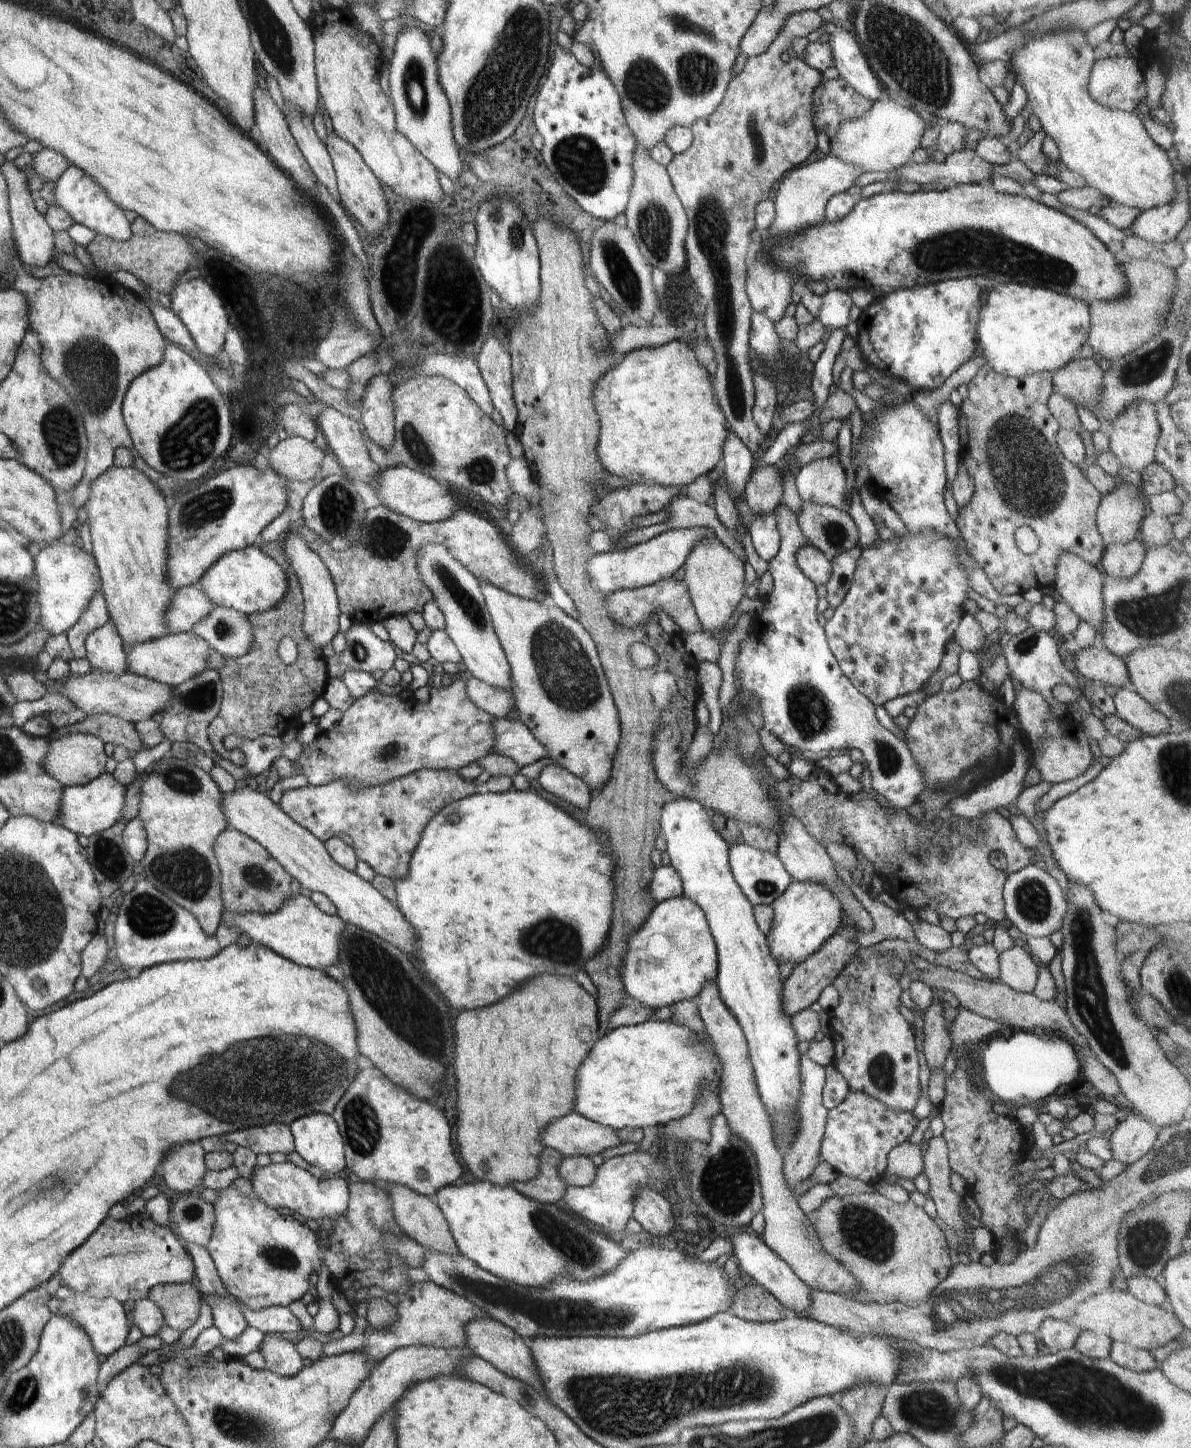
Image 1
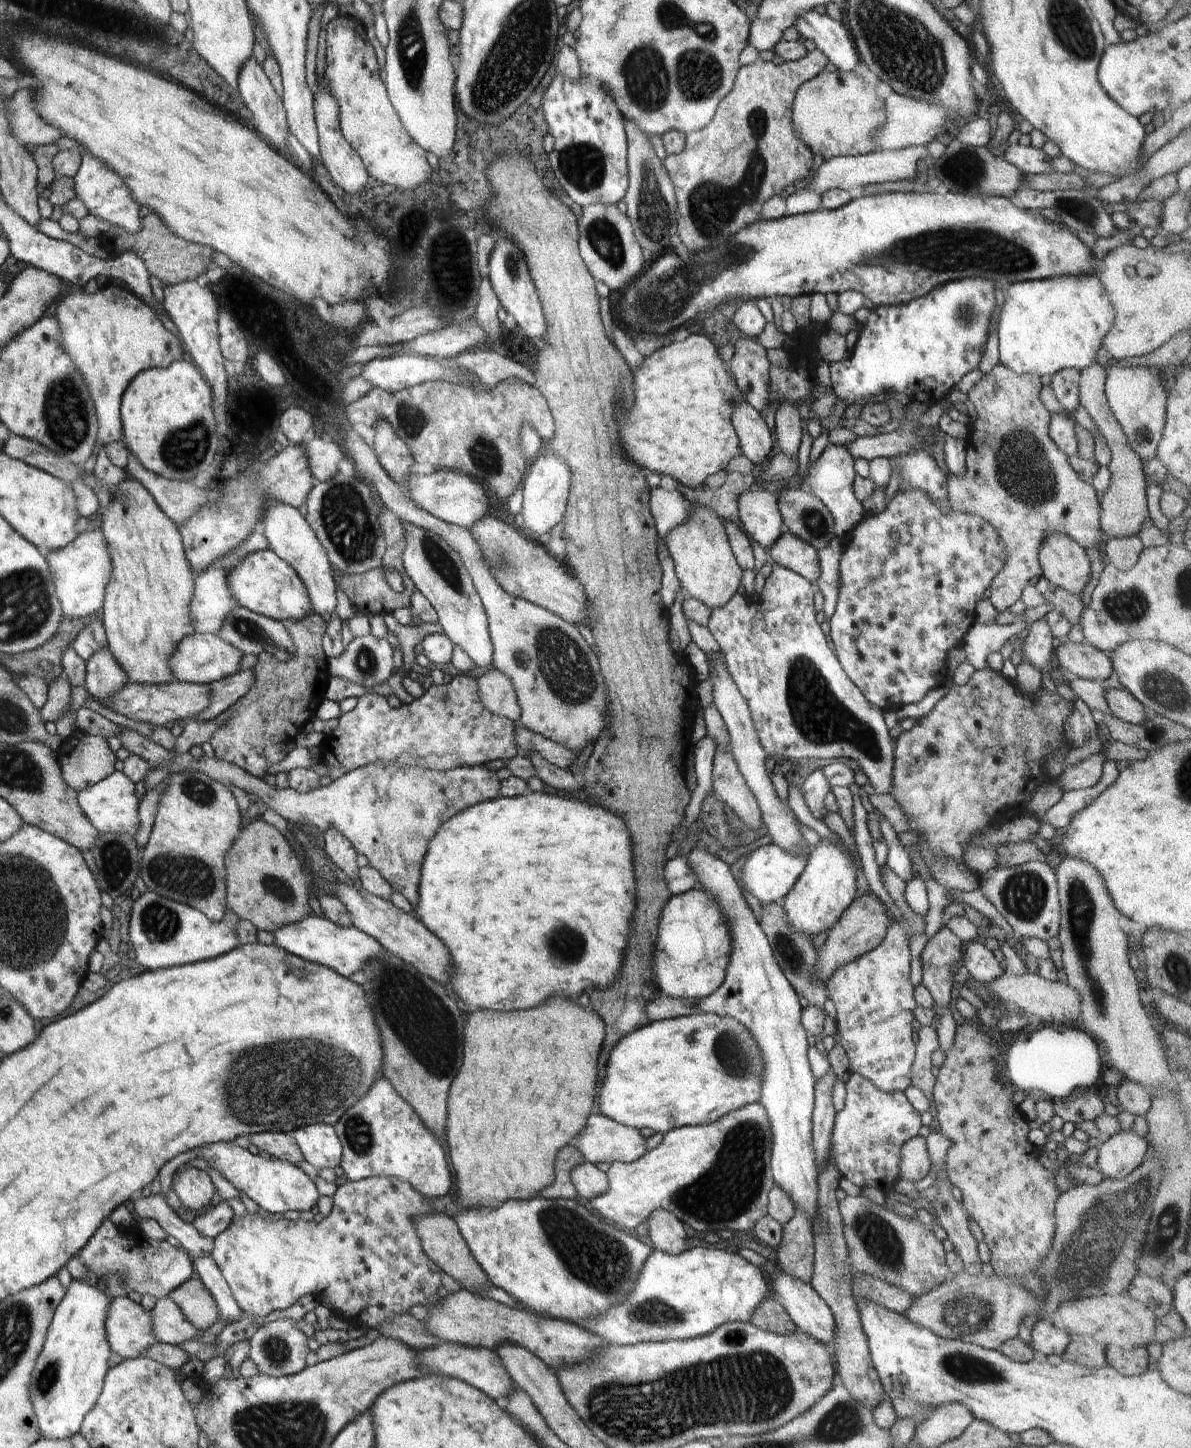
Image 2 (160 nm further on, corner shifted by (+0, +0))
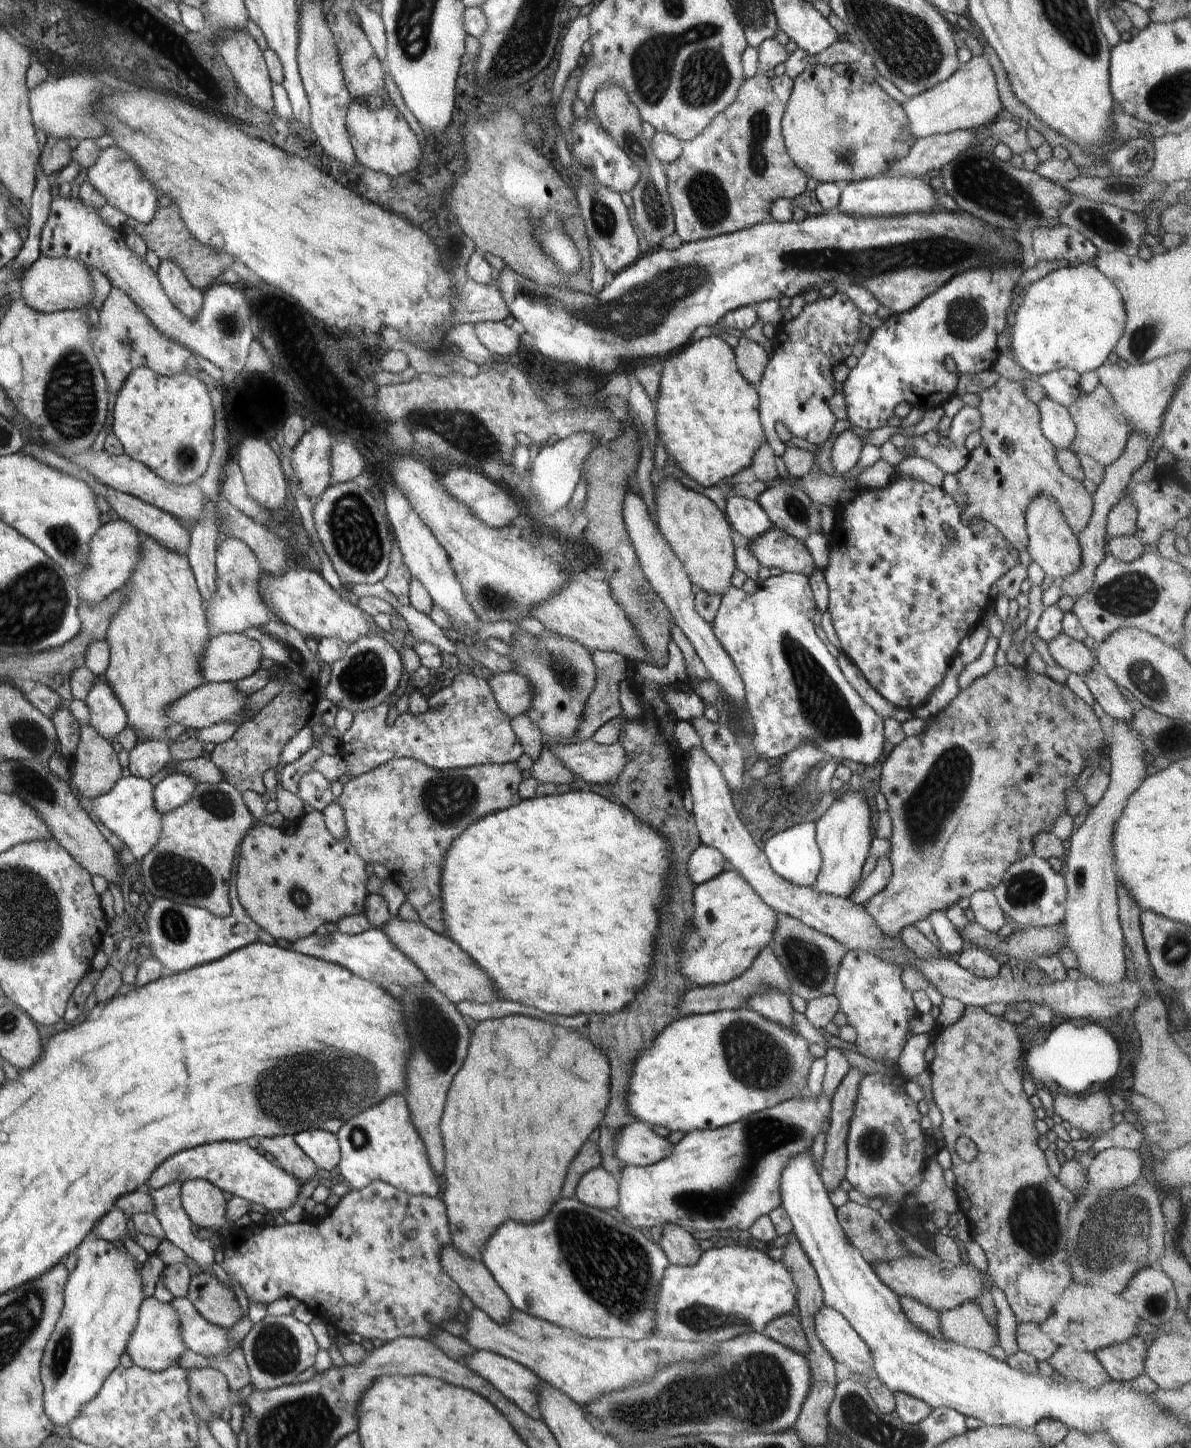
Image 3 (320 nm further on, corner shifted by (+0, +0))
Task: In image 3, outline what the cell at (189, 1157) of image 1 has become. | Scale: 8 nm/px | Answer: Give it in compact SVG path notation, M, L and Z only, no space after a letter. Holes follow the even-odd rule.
M192 1179L181 1184L182 1208L192 1223L206 1230L218 1230L222 1238L228 1238L236 1229L226 1217L227 1199L223 1190L204 1179Z

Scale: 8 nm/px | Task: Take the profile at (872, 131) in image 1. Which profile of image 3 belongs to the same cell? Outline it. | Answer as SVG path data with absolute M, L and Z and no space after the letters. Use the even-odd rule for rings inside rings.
M984 55L973 56L950 78L910 97L908 102L901 105L909 120L909 131L916 139L980 128L985 124L990 126L996 122L996 117L1003 109L995 74Z

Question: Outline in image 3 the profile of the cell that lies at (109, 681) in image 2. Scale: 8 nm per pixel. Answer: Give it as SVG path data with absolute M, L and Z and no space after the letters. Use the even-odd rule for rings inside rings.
M102 676L89 690L85 702L90 713L89 725L108 742L127 727L126 711Z

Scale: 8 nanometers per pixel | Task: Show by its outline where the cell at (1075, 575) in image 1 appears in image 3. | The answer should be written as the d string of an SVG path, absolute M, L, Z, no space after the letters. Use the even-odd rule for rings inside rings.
M1050 493L1037 494L1027 506L1025 523L1029 536L1029 553L1046 574L1047 582L1059 582L1068 573L1077 571L1082 562L1082 551L1076 534L1068 526L1060 506Z

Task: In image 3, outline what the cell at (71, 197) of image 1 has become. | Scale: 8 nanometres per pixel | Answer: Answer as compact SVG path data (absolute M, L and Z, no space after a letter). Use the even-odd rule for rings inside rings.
M112 145L100 153L97 161L89 168L88 178L90 184L96 187L100 194L108 200L108 204L116 206L126 216L133 218L142 224L148 224L158 210L158 199L160 192L151 185L144 173L135 165L135 162L123 153L118 147Z

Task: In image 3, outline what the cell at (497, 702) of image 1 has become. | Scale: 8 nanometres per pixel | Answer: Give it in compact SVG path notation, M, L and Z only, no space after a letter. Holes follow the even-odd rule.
M500 673L493 675L488 682L500 710L510 718L530 710L535 692L523 674Z

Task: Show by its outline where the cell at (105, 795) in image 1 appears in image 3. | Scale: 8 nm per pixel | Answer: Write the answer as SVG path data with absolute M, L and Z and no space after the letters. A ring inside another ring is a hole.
M130 775L120 778L108 794L91 799L97 819L119 836L138 860L144 858L161 837L162 814L154 804L154 787L148 779Z

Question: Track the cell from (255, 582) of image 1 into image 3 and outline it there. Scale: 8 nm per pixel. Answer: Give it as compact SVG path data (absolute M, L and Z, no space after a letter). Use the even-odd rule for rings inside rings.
M288 569L283 575L262 573L260 594L274 619L290 625L303 636L340 639L350 645L362 637L374 635L375 622L358 605L352 605L343 591L336 591L320 573L308 569Z

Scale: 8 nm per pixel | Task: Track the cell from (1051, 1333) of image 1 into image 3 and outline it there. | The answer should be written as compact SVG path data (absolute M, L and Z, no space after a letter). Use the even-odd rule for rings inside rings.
M1017 1323L1016 1340L1019 1350L1033 1356L1037 1361L1048 1360L1058 1348L1052 1339L1034 1323Z

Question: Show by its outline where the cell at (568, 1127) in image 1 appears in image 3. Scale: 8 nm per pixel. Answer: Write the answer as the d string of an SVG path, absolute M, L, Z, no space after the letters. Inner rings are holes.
M634 1121L633 1123L628 1123L626 1126L623 1126L621 1130L617 1133L615 1137L615 1146L614 1152L616 1156L625 1164L632 1165L633 1167L649 1167L650 1165L655 1165L660 1161L663 1161L665 1158L668 1158L669 1155L673 1153L673 1145L666 1137L660 1137L646 1124L640 1121Z

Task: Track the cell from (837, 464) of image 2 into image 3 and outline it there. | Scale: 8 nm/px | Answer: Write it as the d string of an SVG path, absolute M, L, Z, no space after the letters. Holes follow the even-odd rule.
M846 429L834 442L831 460L836 468L834 476L842 477L856 466L865 442L852 429Z

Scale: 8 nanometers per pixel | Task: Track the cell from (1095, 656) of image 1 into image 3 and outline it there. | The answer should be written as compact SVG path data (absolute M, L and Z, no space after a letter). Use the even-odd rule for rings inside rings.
M1060 633L1055 636L1047 647L1056 664L1083 677L1090 669L1097 668L1095 653L1091 652L1083 642Z

